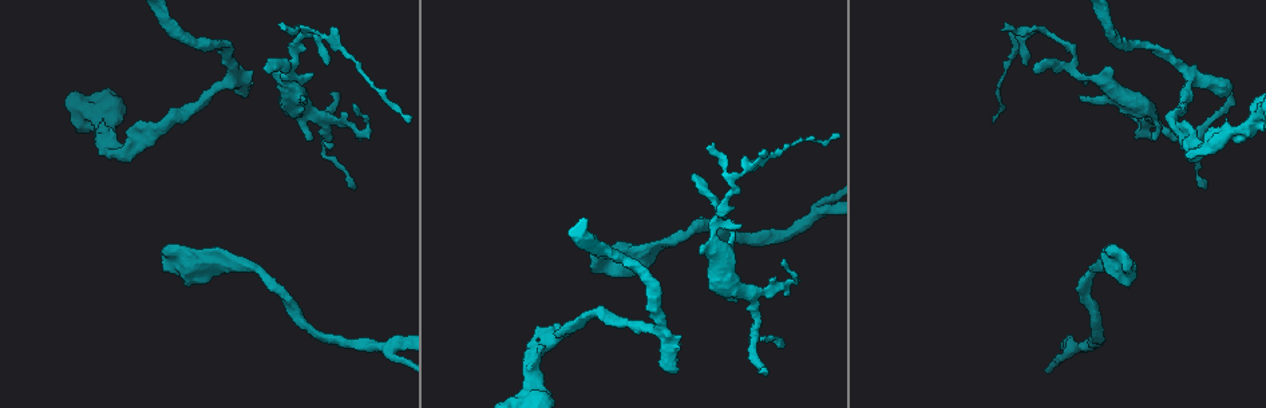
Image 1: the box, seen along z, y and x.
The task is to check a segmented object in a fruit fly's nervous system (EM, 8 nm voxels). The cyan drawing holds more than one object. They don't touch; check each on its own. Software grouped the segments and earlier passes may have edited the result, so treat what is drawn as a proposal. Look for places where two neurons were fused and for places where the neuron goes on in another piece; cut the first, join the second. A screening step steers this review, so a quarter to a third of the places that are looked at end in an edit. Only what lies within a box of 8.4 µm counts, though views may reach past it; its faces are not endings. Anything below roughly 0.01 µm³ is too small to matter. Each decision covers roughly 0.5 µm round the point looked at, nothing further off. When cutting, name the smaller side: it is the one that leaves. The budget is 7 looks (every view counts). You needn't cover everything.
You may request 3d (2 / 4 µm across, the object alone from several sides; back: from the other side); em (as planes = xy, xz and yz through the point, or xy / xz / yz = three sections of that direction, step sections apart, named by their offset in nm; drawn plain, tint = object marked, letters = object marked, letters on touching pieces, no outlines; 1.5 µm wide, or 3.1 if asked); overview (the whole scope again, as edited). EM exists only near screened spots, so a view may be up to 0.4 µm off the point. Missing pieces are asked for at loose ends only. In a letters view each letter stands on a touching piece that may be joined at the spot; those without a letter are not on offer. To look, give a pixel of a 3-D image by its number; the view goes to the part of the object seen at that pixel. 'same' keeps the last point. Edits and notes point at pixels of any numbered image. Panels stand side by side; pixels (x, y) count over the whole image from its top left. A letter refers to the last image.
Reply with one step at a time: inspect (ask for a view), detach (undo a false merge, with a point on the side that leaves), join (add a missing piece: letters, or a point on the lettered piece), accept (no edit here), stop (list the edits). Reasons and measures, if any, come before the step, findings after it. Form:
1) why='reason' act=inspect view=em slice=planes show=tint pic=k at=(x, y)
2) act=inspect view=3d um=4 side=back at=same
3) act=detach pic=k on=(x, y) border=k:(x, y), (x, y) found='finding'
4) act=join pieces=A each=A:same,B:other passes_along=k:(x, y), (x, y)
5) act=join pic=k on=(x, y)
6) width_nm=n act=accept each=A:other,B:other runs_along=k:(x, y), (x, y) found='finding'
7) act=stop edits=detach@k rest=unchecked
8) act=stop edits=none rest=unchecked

act=inspect view=3d um=4 pic=1 at=(691, 174)

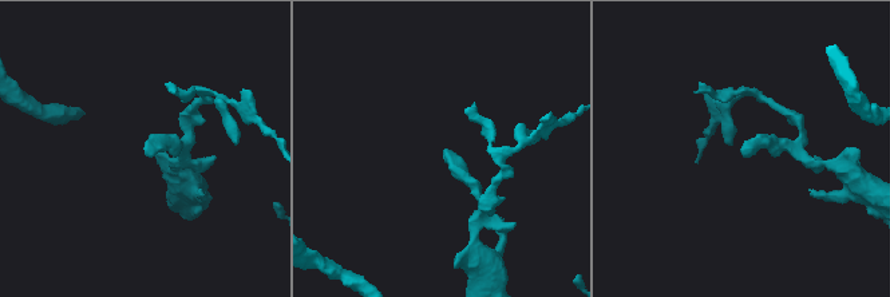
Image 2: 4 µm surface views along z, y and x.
why='now the EM' act=inspect view=em slice=planes show=tint pic=2 at=(146, 153)

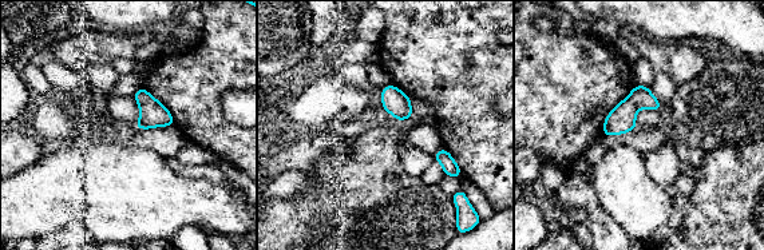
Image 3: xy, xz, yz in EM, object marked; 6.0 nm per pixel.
act=inspect view=em slice=planes show=letters at=same

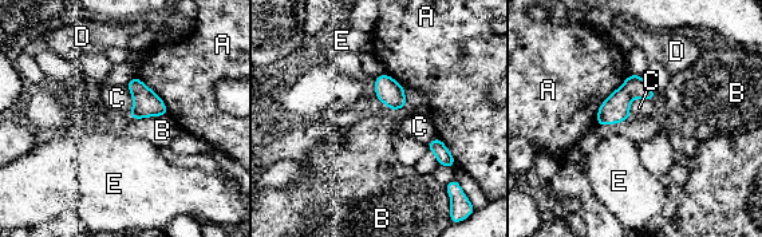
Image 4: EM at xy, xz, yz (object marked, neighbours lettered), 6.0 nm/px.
width_nm=90 act=accept each=A:other,B:other,C:other,D:other,E:other border=4:(652, 101), (634, 99), (630, 114) found='none of them fits'

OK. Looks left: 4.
why='tapers out' act=inspect view=3d um=2 pic=1 at=(352, 189)

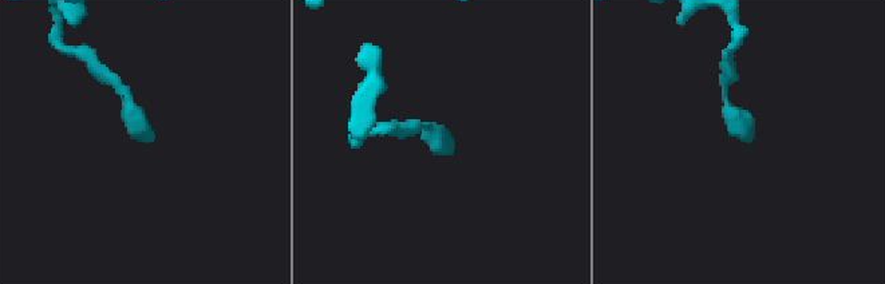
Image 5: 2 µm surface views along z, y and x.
why='need the tissue' act=inspect view=em slice=planes show=plain pic=5 at=(752, 138)

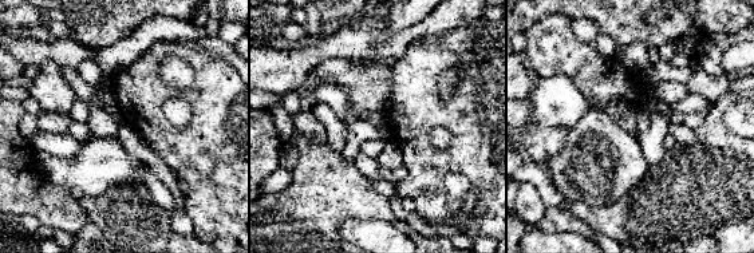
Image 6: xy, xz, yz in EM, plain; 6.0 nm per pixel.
why='what lies round it' act=inspect view=em slice=planes show=letters at=same

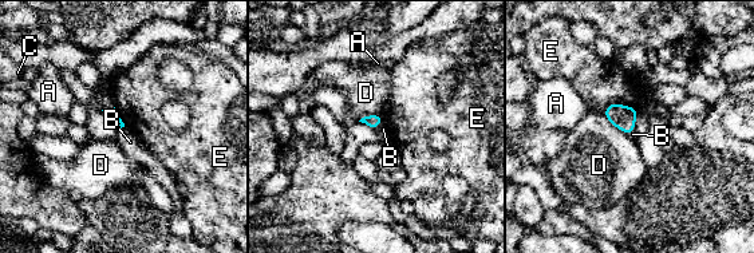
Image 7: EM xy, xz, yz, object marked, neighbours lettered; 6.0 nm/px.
act=accept each=A:other,B:other,C:other,D:other,E:other border=7:(383, 117), (374, 129) found='none of them fits'

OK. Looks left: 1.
act=stop edits=none rest=unchecked

